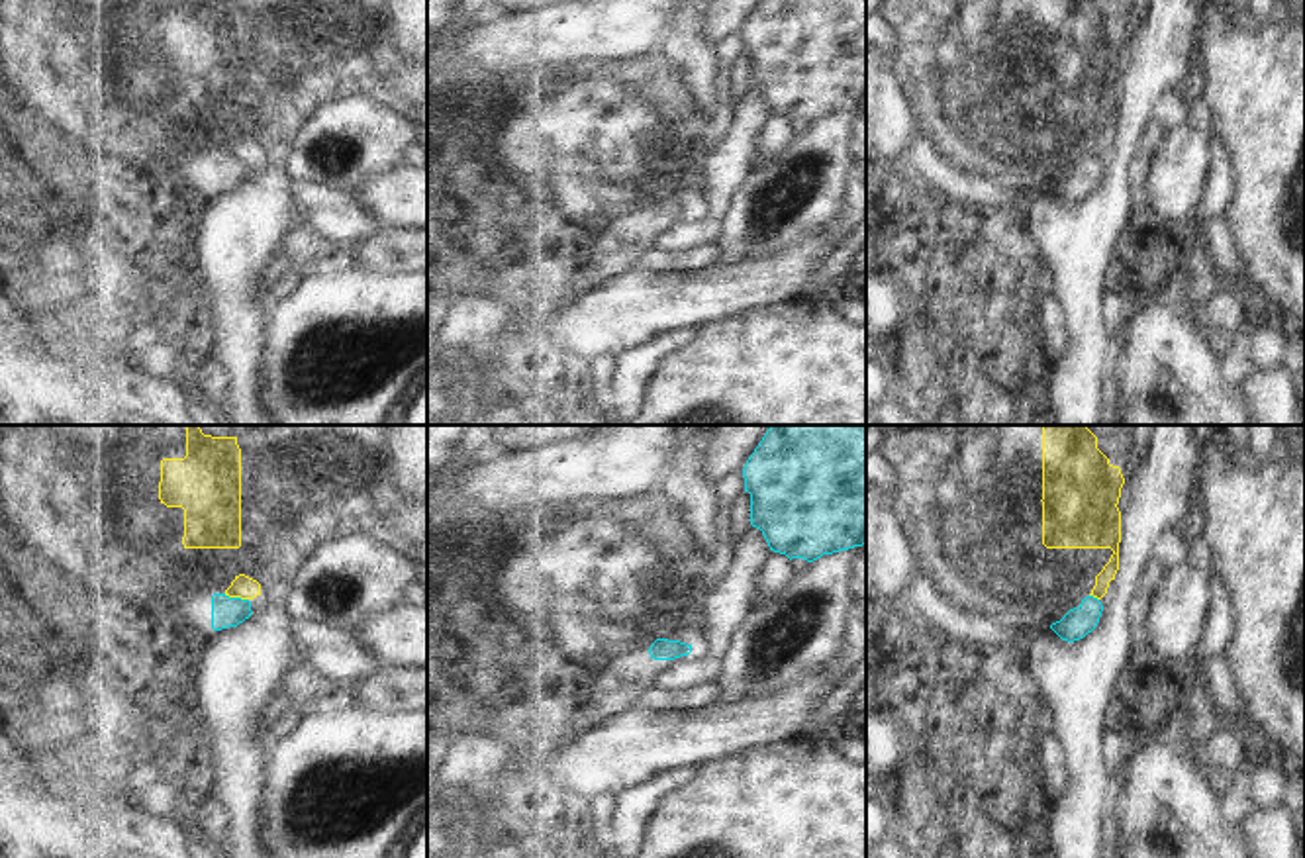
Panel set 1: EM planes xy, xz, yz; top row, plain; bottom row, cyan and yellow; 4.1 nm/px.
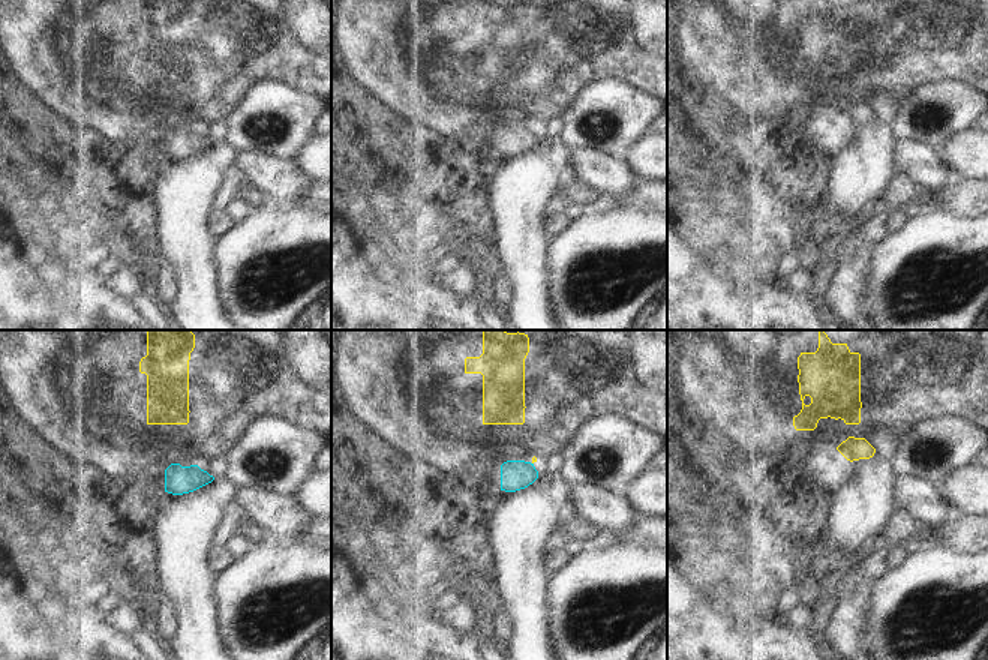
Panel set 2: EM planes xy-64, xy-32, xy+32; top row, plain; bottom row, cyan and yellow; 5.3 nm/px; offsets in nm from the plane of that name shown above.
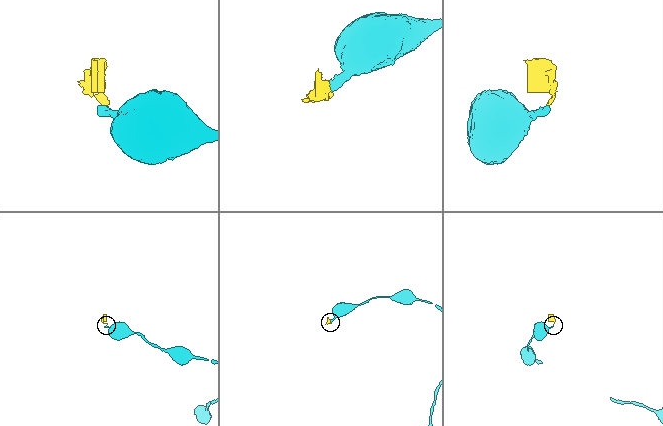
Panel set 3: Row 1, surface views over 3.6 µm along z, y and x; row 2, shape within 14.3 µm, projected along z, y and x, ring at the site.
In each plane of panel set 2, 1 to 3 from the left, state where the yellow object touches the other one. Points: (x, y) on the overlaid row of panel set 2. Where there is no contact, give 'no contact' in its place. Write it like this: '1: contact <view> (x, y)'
1: no contact
2: no contact
3: no contact

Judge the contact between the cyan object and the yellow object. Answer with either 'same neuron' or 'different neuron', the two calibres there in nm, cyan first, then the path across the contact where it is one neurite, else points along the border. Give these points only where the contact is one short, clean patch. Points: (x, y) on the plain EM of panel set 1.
different neuron | 130/90 nm | along xy (224, 155), (247, 161)

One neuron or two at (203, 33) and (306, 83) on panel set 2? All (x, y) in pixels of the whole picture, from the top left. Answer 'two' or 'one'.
one

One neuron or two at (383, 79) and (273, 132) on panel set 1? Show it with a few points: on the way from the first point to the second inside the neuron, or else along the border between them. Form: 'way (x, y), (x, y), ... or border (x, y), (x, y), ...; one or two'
way (355, 79), (326, 79), (300, 104); one

